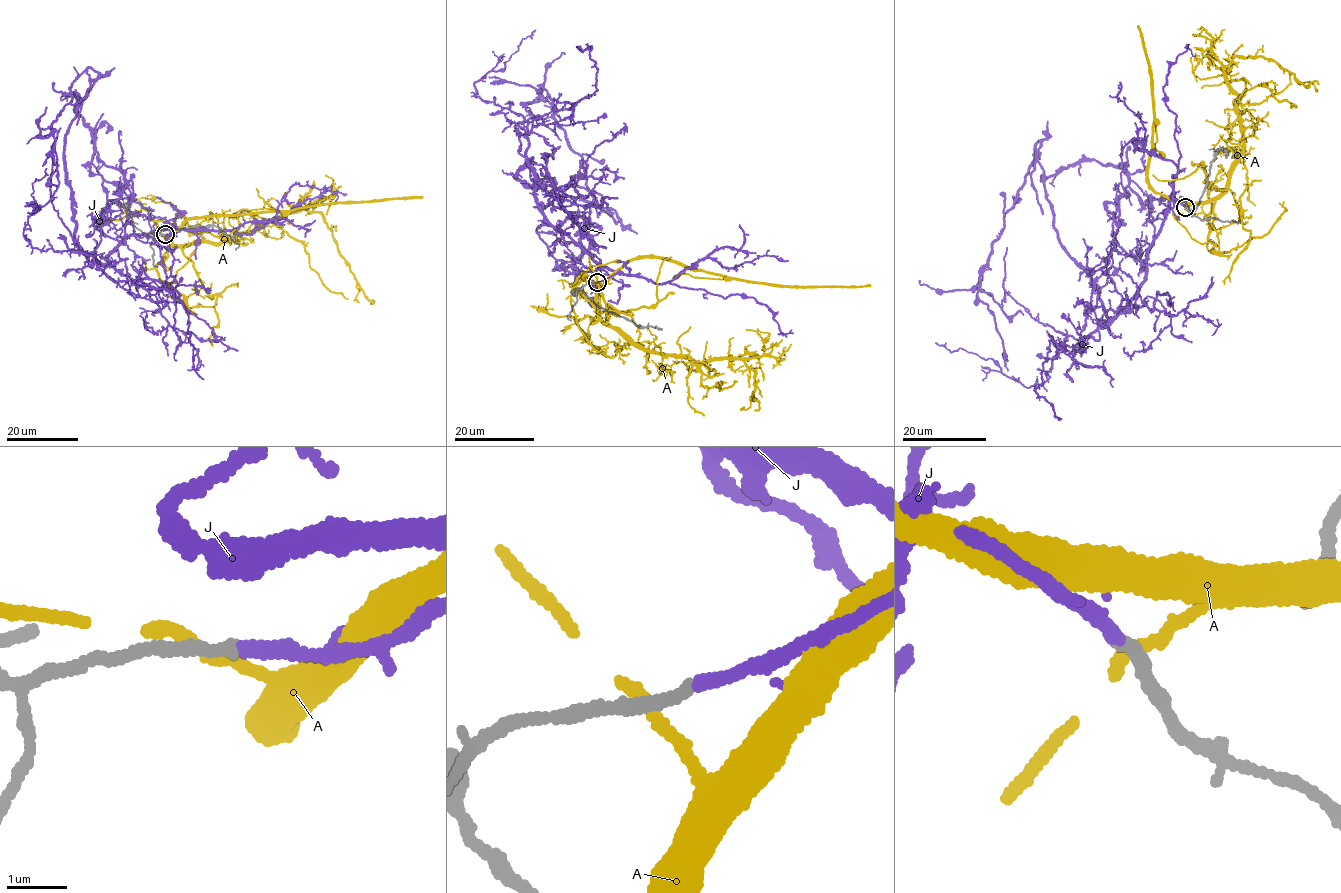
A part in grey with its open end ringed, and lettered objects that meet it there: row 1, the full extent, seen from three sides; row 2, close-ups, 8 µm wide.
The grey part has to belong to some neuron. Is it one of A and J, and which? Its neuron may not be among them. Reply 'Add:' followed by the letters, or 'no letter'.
Add: J

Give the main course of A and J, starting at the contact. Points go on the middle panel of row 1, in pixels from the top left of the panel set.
A: (595, 283), (601, 318), (644, 348), (700, 363), (738, 357), (754, 371), (750, 397), (759, 408), (754, 410)
J: (598, 282), (616, 272), (559, 229), (590, 224), (577, 275), (591, 204), (619, 220), (544, 88), (488, 76)

